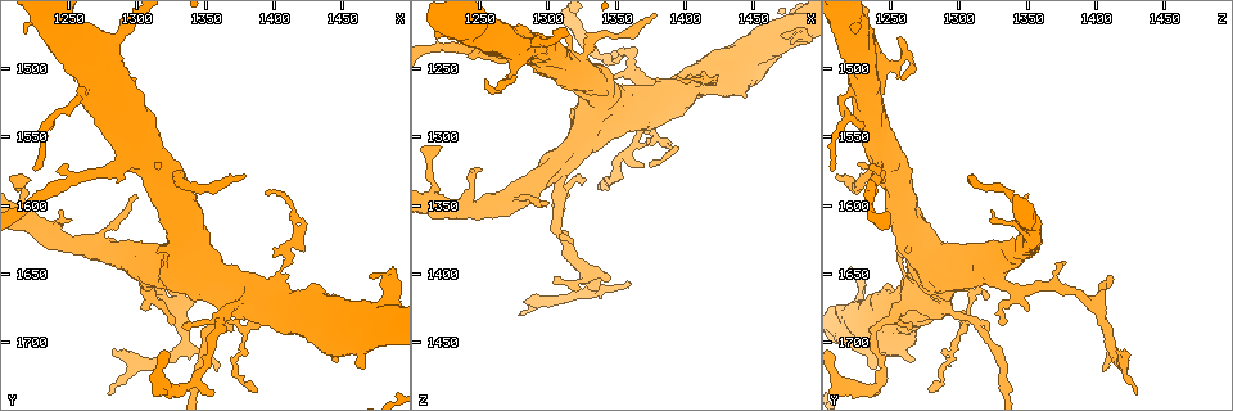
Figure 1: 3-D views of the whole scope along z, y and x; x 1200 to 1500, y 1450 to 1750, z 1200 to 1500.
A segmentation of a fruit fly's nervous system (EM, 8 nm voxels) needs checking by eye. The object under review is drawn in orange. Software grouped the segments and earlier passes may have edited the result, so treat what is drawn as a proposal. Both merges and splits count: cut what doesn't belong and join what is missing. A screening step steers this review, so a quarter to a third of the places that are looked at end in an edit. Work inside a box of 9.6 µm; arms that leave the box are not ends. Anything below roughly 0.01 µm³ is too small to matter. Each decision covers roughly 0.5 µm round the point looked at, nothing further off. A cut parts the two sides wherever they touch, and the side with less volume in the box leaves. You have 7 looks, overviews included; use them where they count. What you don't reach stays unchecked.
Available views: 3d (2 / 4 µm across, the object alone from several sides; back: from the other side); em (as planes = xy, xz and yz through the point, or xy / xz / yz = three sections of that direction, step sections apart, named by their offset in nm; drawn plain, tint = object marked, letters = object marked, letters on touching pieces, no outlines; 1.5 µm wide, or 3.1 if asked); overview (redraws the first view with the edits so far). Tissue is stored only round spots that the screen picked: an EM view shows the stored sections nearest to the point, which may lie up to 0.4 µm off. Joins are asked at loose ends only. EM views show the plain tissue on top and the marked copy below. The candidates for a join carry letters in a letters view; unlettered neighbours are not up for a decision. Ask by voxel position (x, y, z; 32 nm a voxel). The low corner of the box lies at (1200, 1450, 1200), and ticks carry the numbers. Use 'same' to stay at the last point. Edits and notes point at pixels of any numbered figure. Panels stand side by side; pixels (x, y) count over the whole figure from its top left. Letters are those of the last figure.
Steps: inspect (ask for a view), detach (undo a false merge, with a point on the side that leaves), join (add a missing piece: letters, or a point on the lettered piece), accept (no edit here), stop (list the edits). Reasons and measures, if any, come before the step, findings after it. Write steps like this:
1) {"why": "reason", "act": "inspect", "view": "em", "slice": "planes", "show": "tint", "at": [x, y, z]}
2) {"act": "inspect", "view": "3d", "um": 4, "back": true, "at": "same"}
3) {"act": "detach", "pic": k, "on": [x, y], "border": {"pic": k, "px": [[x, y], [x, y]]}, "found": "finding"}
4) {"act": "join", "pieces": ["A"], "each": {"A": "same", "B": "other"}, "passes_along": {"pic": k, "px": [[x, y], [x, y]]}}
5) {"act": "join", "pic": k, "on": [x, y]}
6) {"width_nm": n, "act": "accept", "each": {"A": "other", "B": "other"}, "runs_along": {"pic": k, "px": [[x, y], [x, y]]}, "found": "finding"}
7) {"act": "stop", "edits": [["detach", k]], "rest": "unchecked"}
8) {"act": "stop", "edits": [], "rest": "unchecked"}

{"why": "calibre changes", "act": "inspect", "view": "3d", "um": 4, "at": [1328, 1578, 1238]}

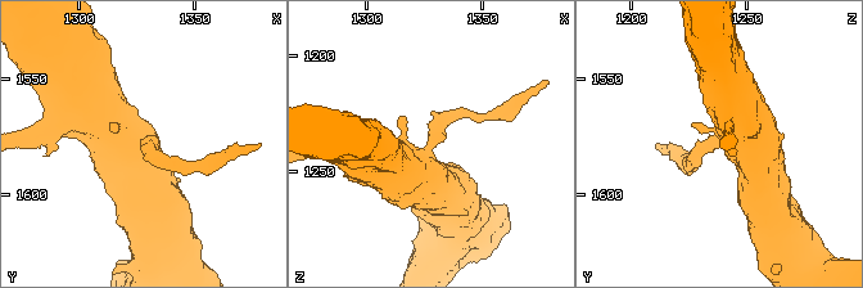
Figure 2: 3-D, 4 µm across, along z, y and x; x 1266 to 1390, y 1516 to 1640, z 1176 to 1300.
{"arm_widths_nm": [180, 700], "act": "inspect", "view": "em", "slice": "yz", "step": 4, "show": "tint", "at": [1331, 1579, 1237]}

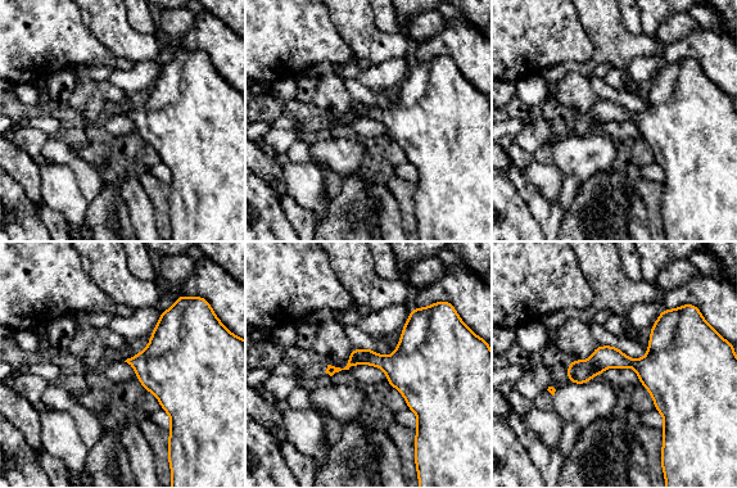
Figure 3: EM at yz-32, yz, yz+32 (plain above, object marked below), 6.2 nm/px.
{"act": "inspect", "view": "em", "slice": "xy", "step": 8, "show": "letters", "at": "same"}

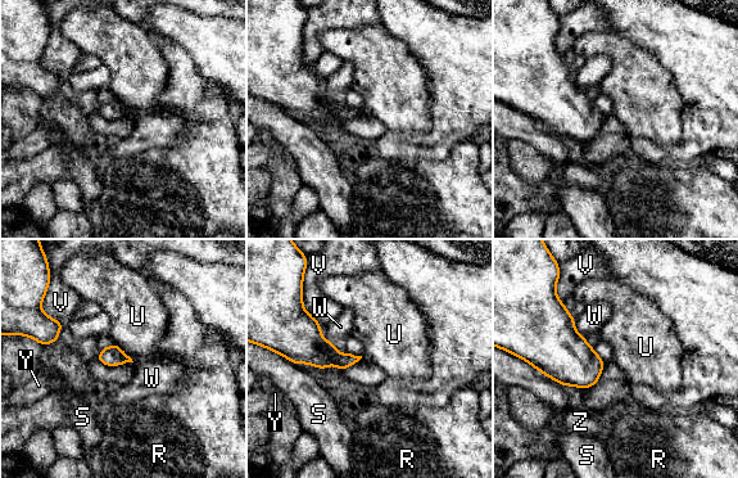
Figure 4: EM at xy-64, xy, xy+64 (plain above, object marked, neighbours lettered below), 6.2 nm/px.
{"width_nm": 70, "act": "accept", "each": {"R": "other", "S": "other", "U": "other", "V": "other", "W": "other", "Y": "other", "Z": "other"}, "found": "continuous, no second neuron"}

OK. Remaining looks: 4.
{"why": "an open end", "act": "inspect", "view": "3d", "um": 2, "back": true, "at": [1244, 1602, 1324]}

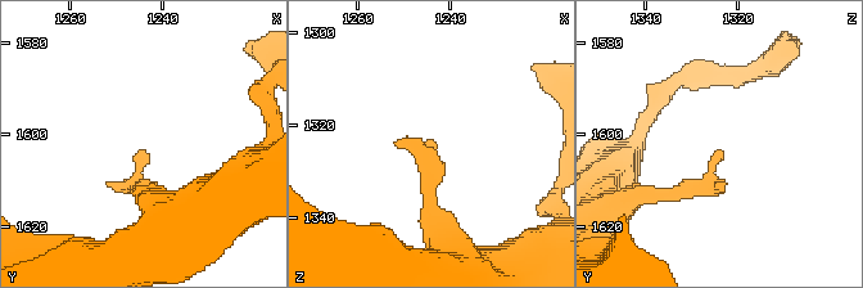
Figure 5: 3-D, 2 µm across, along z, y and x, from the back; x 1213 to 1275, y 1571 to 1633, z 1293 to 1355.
{"why": "now the EM", "act": "inspect", "view": "em", "slice": "xz", "step": 8, "show": "tint", "at": [1245, 1604, 1324]}

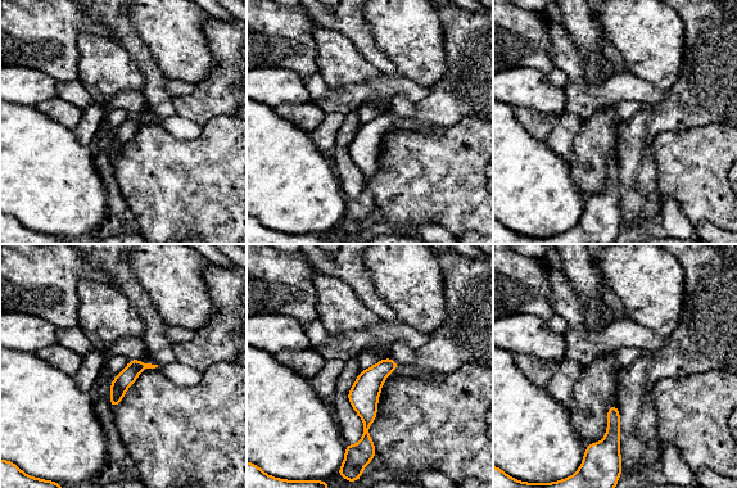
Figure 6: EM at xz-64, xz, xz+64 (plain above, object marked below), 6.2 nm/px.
{"why": "another direction", "act": "inspect", "view": "em", "slice": "planes", "show": "letters", "at": "same"}

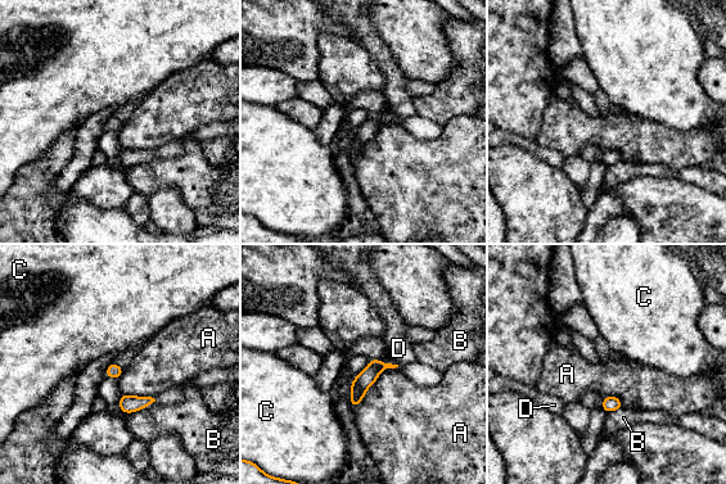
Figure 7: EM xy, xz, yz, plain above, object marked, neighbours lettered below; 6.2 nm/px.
{"width_nm": 90, "act": "accept", "each": {"A": "other", "B": "other", "C": "other", "D": "other"}, "border": {"pic": 7, "px": [[398, 365], [383, 369], [352, 408]]}, "found": "none of them fits"}

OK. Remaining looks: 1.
{"act": "stop", "edits": [], "rest": "unchecked"}

